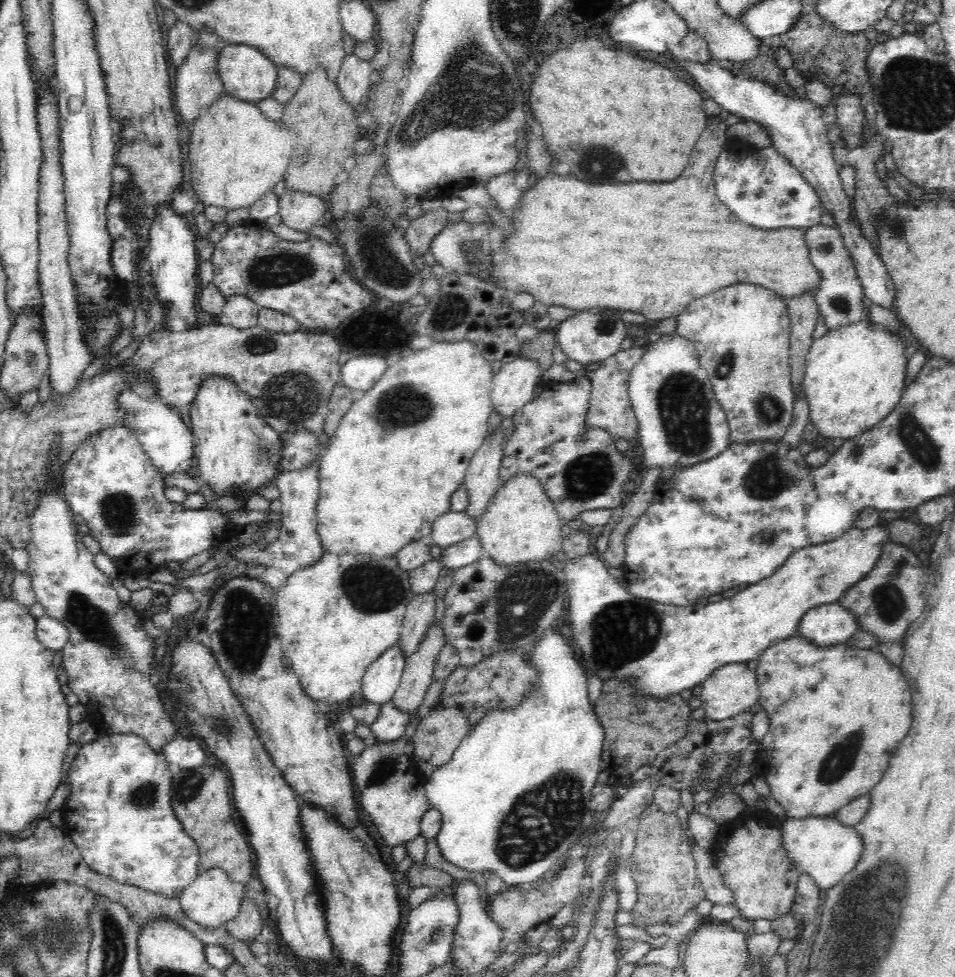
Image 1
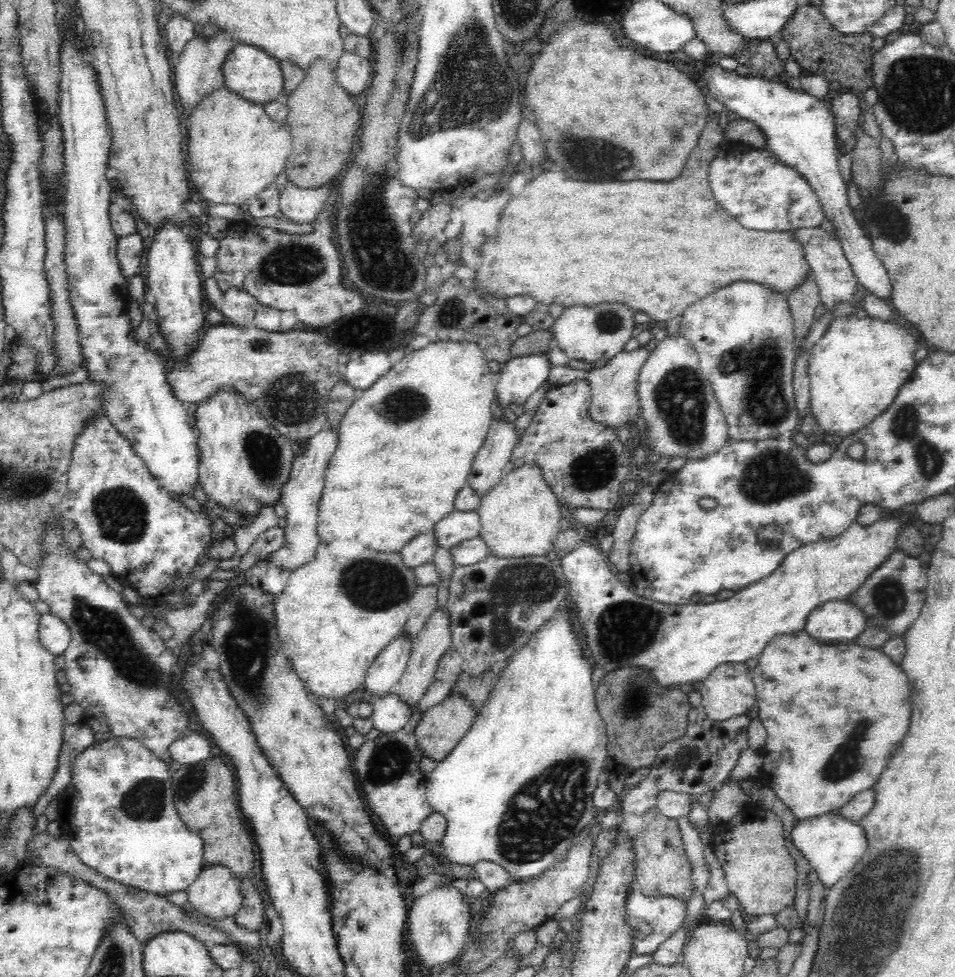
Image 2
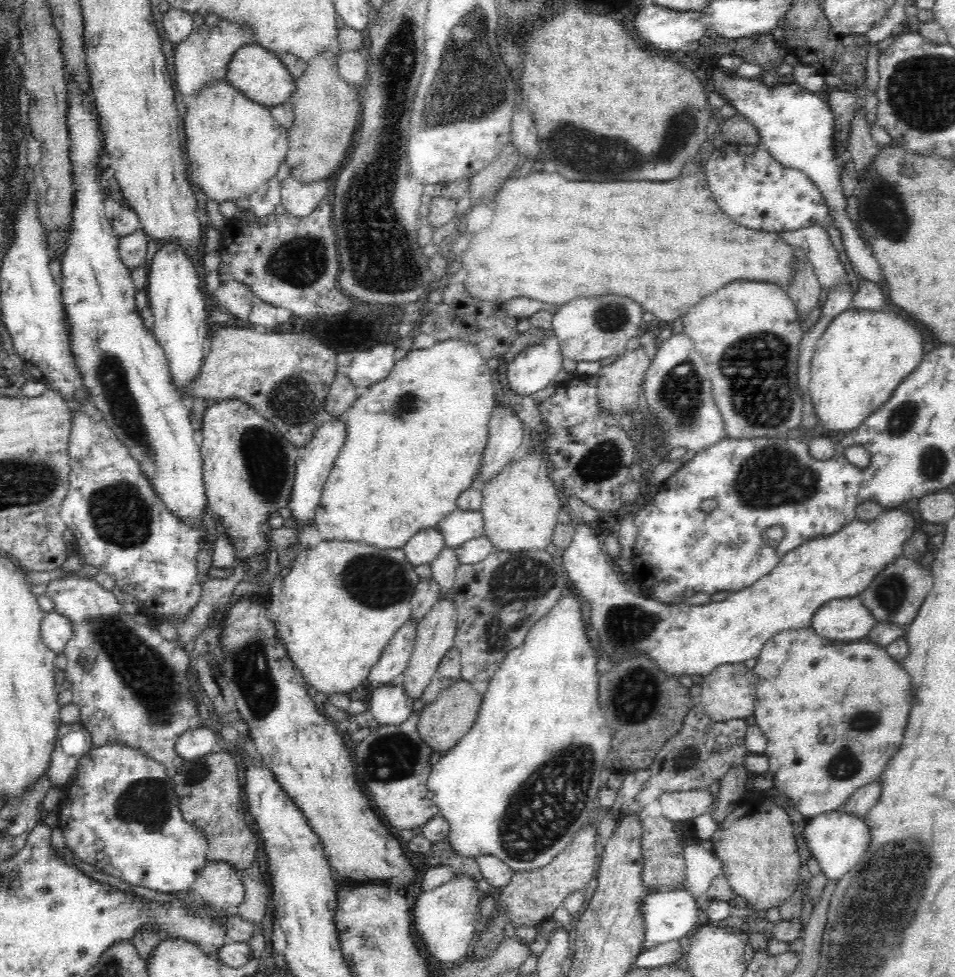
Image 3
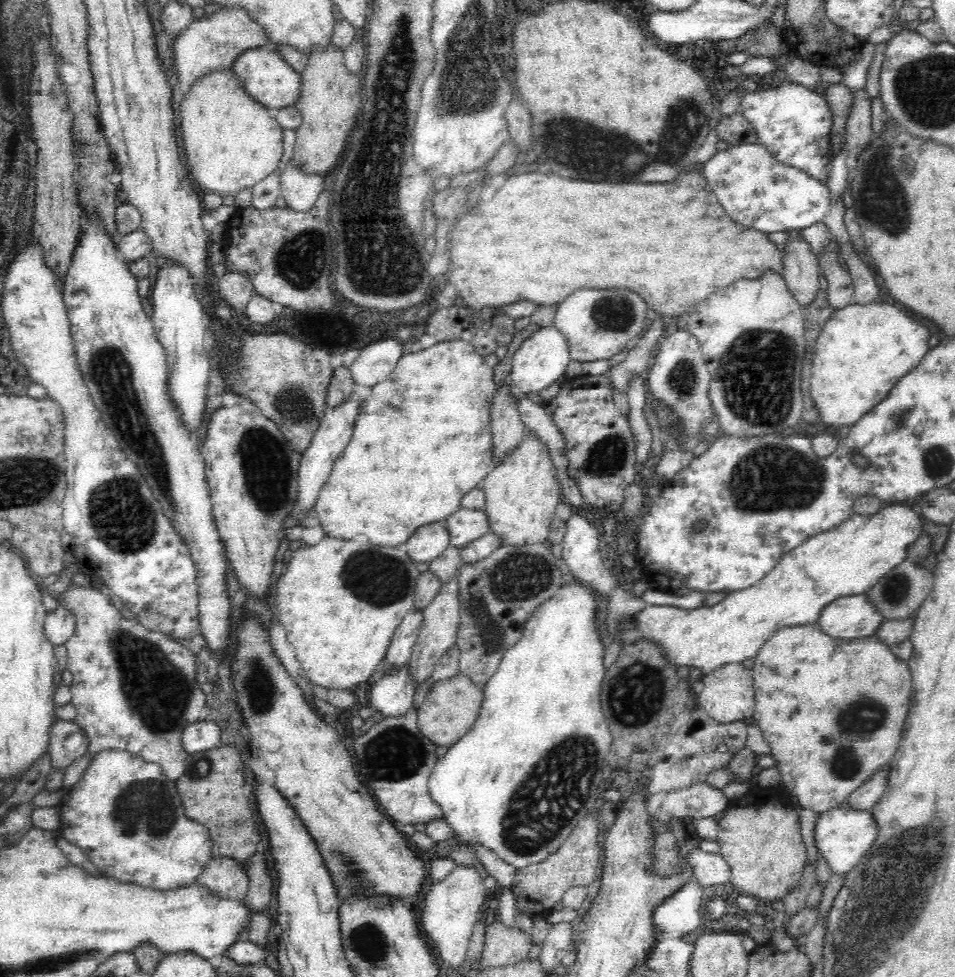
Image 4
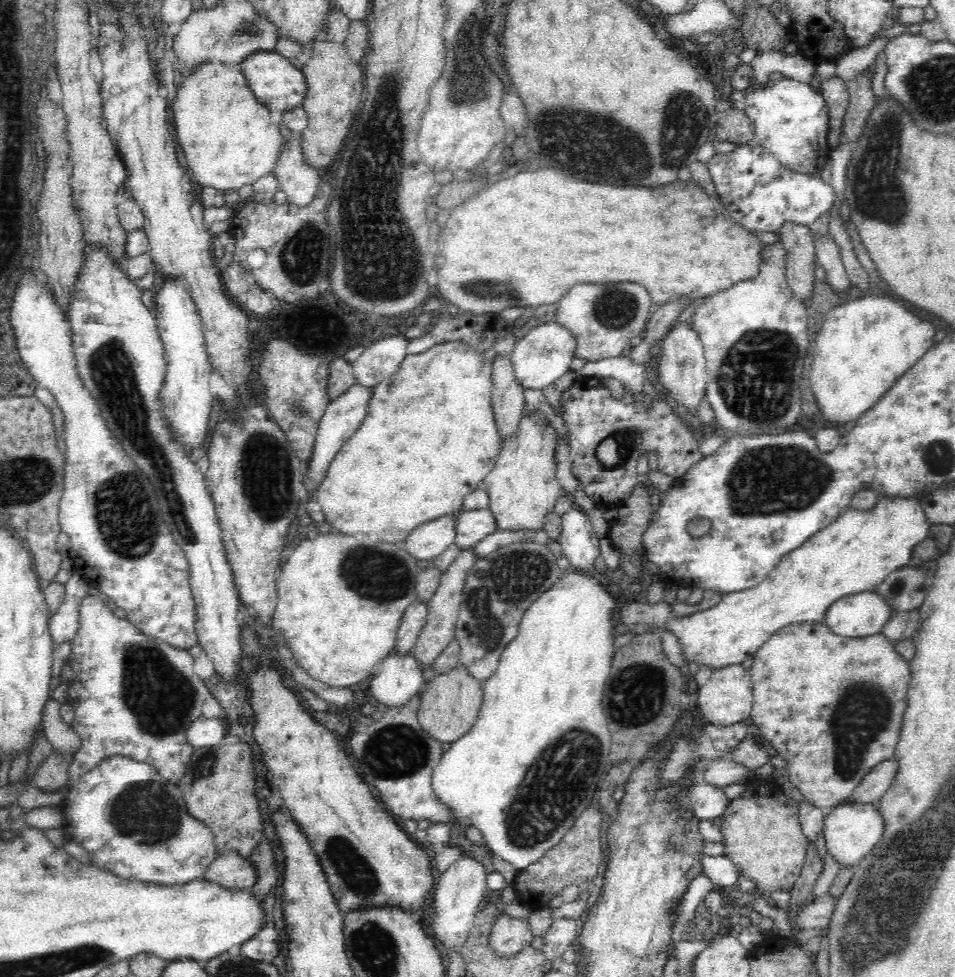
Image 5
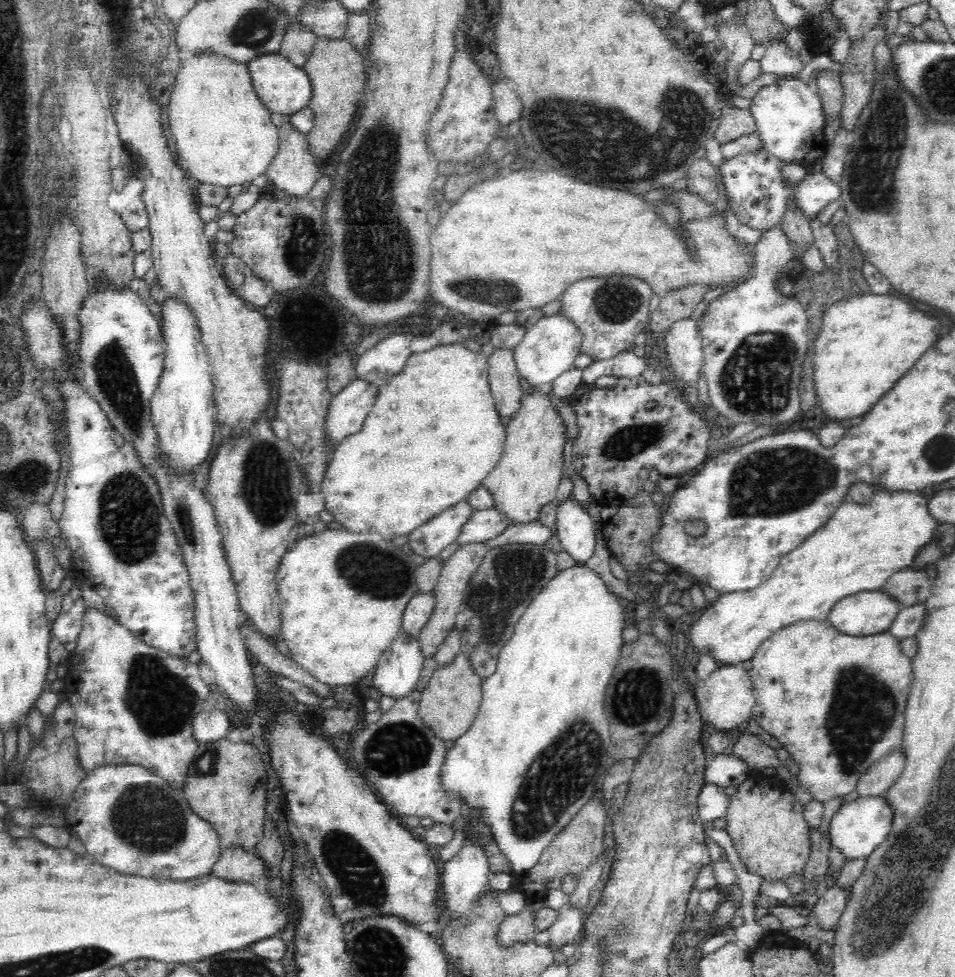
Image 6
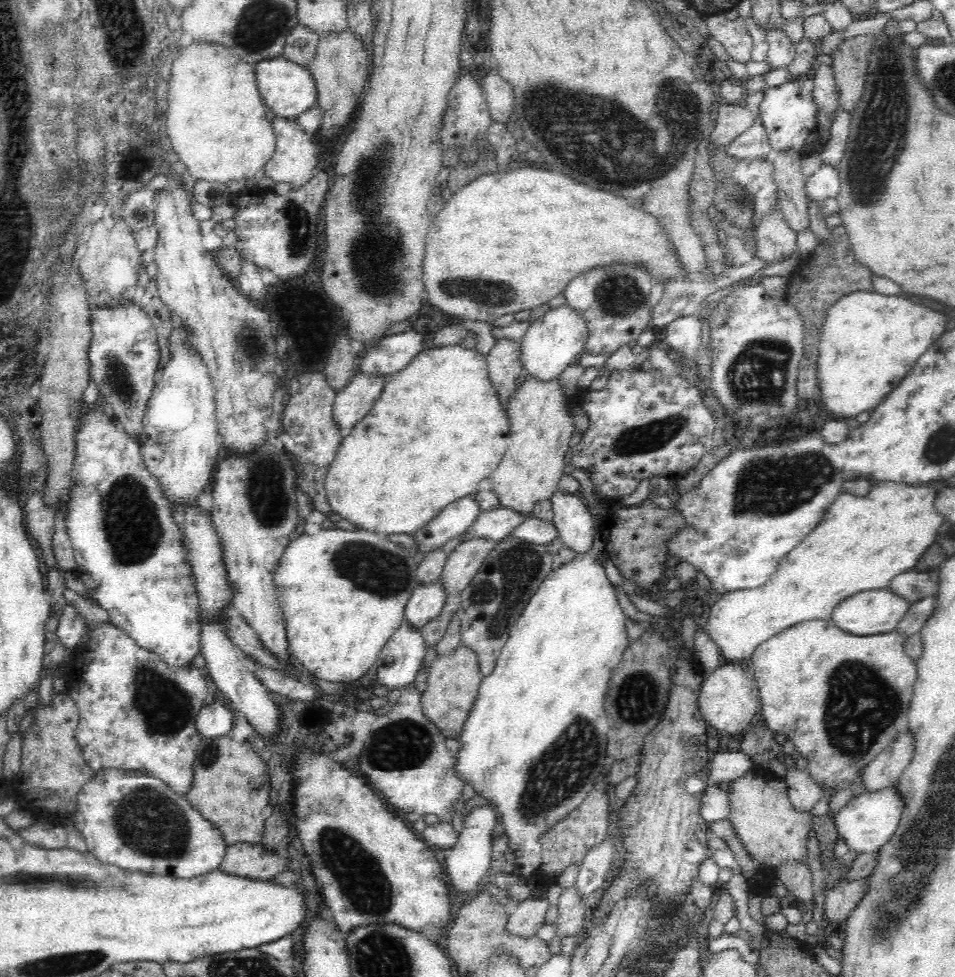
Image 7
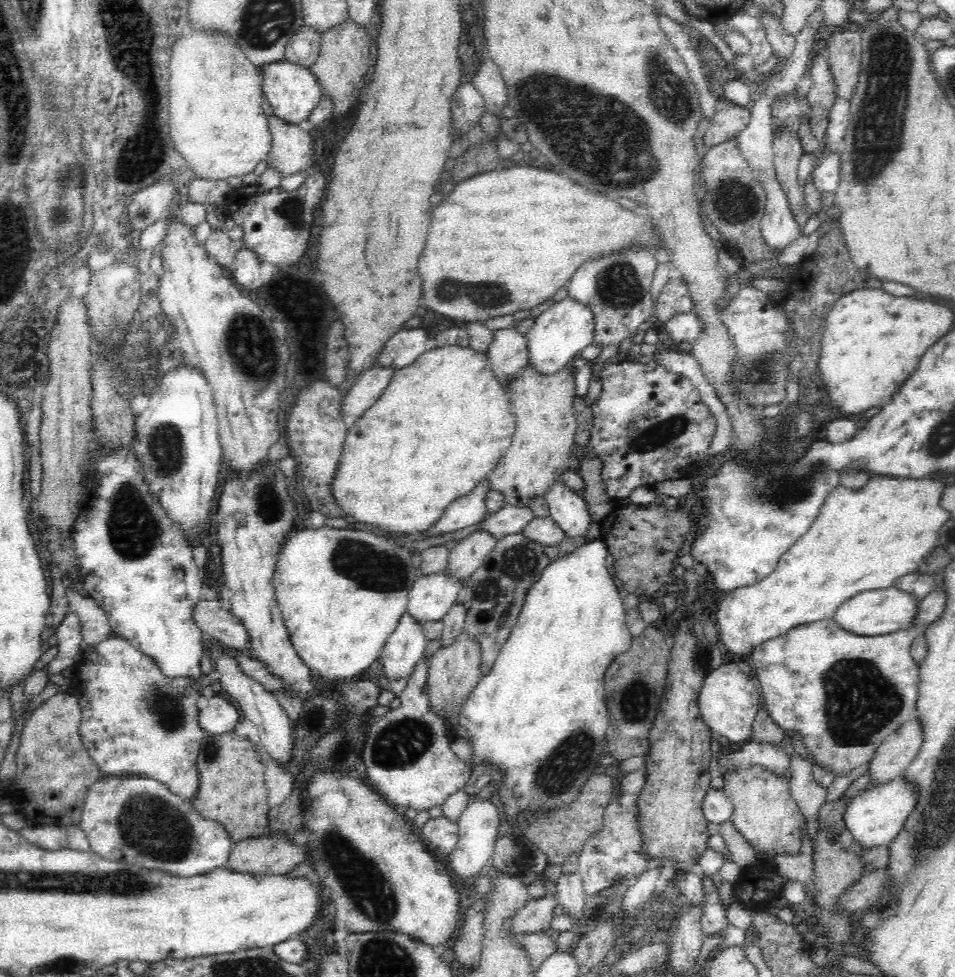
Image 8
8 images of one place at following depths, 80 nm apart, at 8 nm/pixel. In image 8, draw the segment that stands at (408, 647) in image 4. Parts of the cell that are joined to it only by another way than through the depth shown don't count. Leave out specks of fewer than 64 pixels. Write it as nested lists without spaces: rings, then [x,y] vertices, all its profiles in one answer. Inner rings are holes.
[[[446,569],[427,575],[418,574],[414,579],[407,600],[407,611],[422,625],[424,623],[436,623],[458,602],[464,590],[462,577],[450,575]]]

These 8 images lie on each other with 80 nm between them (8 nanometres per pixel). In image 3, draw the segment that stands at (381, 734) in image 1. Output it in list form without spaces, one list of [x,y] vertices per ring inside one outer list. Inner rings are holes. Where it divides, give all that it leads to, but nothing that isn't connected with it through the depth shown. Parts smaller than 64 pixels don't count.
[[[402,676],[387,682],[380,683],[372,692],[368,704],[378,724],[404,722],[414,711],[412,709],[414,700],[406,693]]]

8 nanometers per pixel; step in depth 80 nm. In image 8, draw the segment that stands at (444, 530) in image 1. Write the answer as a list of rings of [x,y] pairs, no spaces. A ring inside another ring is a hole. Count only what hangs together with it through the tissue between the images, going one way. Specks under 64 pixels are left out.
[[[506,503],[498,512],[490,513],[480,526],[499,539],[509,534],[522,533],[534,517],[530,507]]]

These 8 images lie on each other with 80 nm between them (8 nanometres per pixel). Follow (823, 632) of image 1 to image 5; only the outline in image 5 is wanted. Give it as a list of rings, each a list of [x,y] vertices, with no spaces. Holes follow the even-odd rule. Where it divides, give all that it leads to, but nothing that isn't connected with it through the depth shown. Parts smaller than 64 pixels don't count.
[[[866,591],[836,600],[826,612],[824,622],[838,635],[862,638],[882,633],[893,613],[882,595]]]

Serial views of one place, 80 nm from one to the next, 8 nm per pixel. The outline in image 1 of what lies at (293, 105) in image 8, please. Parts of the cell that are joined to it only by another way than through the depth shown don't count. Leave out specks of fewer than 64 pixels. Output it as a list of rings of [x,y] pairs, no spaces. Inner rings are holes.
[[[224,43],[218,58],[218,74],[224,92],[249,103],[256,103],[272,97],[278,86],[278,69],[260,49],[245,44]]]

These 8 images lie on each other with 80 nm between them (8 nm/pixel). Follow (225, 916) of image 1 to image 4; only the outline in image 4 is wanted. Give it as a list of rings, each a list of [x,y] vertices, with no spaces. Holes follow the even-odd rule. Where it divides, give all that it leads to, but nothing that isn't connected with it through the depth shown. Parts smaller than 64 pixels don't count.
[[[228,856],[210,860],[196,881],[221,898],[228,899],[245,899],[250,886],[244,862]]]

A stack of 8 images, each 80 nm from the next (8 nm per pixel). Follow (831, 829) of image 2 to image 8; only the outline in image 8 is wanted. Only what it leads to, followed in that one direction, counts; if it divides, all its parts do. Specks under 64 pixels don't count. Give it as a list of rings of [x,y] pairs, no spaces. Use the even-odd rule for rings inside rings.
[[[904,773],[891,778],[887,783],[870,786],[850,800],[844,814],[847,830],[862,849],[886,846],[905,828],[906,820],[918,806],[918,796],[920,791],[916,783],[906,778]]]

